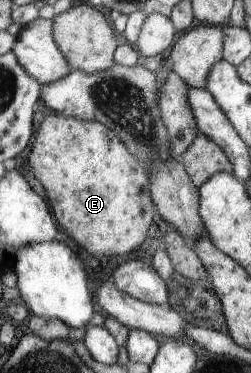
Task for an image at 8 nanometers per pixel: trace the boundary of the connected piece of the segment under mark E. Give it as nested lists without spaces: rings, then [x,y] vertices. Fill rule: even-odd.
[[[60,113],[46,114],[34,134],[29,166],[43,185],[57,226],[61,226],[70,243],[93,256],[127,256],[147,240],[147,230],[155,216],[155,206],[149,198],[149,180],[140,160],[111,129],[95,121],[65,117]]]

